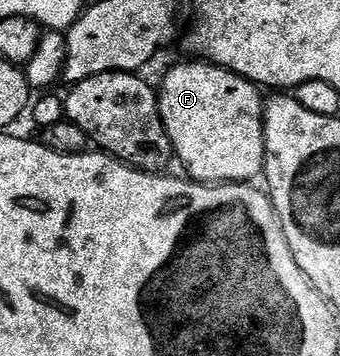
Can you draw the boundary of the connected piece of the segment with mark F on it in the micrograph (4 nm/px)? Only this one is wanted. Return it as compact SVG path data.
M187 60L191 62L183 62L180 66L175 66L163 78L163 83L158 83L157 93L159 96L159 111L161 112L161 120L165 124L165 132L171 141L171 148L174 157L179 158L179 162L184 166L186 177L204 184L218 184L221 182L245 182L250 183L255 177L262 175L265 170L265 159L267 149L265 148L265 140L263 139L263 108L265 98L260 87L255 83L245 80L241 76L237 76L232 70L226 70L223 66L216 66L213 62L206 60Z

